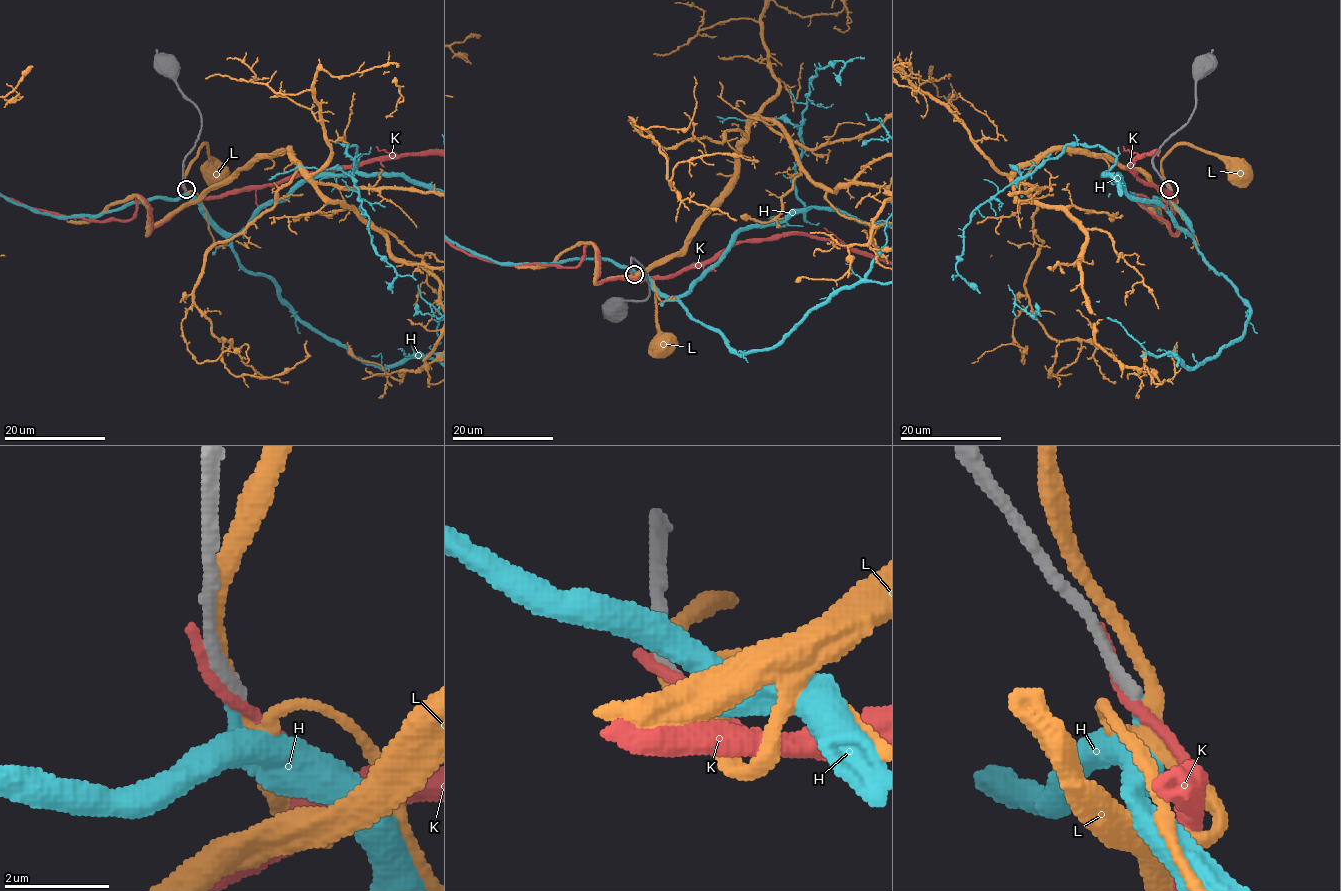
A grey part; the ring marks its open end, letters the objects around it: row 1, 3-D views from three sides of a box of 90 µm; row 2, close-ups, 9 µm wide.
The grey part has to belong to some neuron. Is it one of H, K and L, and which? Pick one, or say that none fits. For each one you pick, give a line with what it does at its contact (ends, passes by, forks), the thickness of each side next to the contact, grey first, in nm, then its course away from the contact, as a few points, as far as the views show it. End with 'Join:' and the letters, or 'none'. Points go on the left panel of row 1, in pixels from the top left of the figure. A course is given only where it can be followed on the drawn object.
Join: none

